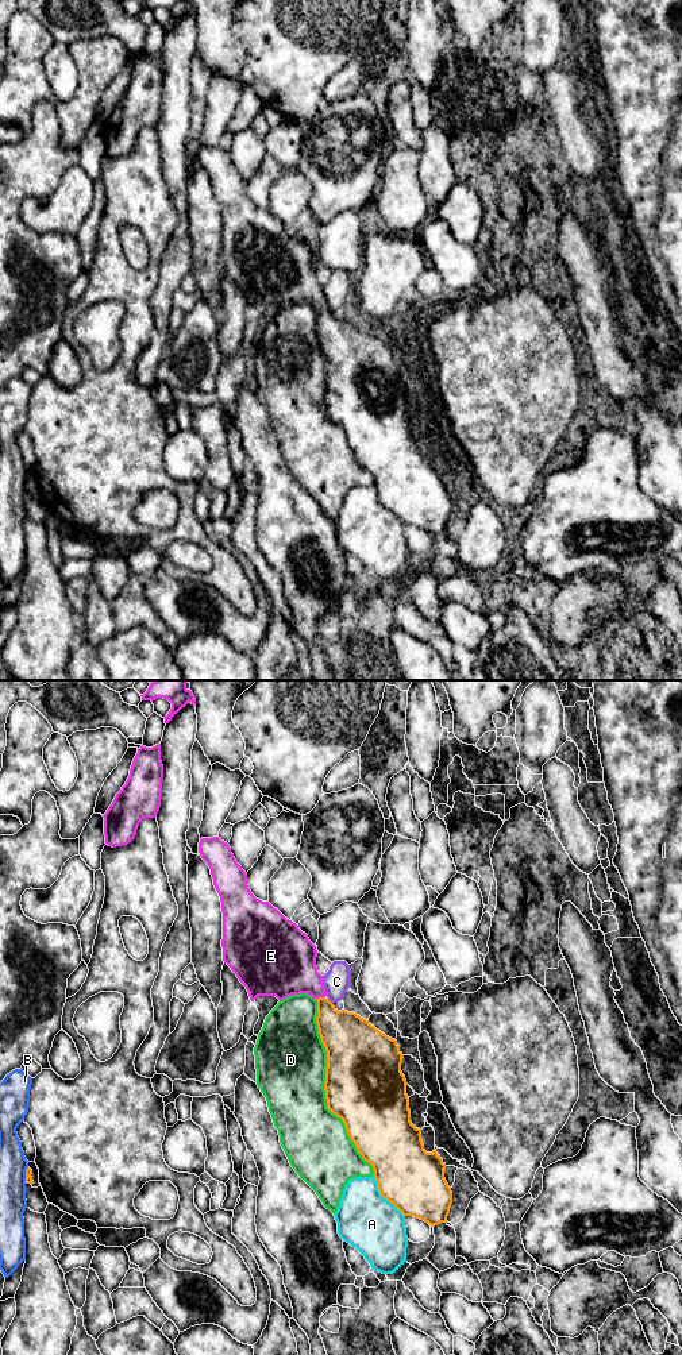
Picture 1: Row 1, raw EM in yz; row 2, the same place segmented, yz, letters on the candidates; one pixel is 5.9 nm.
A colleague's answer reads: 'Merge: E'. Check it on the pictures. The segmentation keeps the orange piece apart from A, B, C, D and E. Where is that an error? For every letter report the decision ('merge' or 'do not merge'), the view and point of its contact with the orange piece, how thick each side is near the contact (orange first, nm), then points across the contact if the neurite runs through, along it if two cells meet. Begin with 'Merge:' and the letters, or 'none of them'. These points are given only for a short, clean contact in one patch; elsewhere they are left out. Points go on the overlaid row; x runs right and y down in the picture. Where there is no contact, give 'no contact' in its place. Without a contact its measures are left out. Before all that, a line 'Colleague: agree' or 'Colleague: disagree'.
Colleague: agree
Merge: E
A: do not merge | yz (384, 1197) | 380/340 nm
B: do not merge | yz (26, 1174) | 50/160 nm
C: do not merge | yz (330, 1002) | 300/160 nm
D: do not merge | yz (324, 1088) | 480/420 nm
E: merge | yz (320, 998) | 260/300 nm | across yz (342, 1033), (328, 1019), (320, 998), (291, 968)

